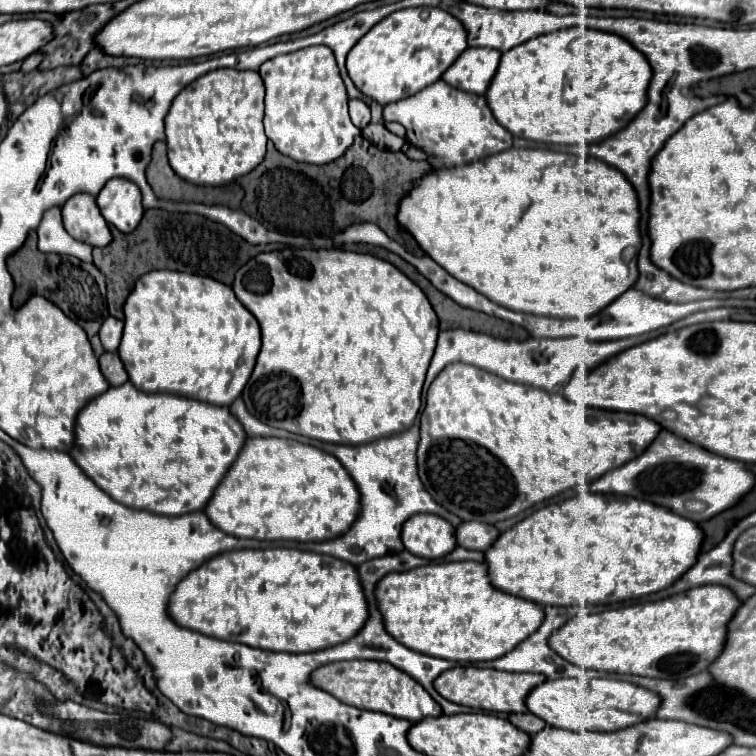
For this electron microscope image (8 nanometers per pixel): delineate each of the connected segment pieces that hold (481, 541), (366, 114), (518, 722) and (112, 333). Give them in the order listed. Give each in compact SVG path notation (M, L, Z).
M462 522L456 528L458 546L468 548L468 550L486 552L498 540L498 536L500 536L500 530L484 522Z
M350 100L348 104L350 104L350 118L354 126L364 128L370 122L370 108L362 100Z
M526 712L526 714L510 714L510 718L508 718L508 720L510 720L516 728L520 728L520 730L528 732L530 736L534 736L536 732L540 732L542 728L546 728L546 726L548 726L542 718L534 716L534 714L530 714L530 712Z
M106 318L102 328L100 328L100 340L106 352L116 352L122 340L122 330L124 330L124 322L118 318Z

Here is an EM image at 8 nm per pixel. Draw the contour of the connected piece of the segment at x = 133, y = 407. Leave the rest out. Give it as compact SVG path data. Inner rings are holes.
M126 382L92 398L76 418L76 444L70 456L116 502L164 516L180 516L204 510L226 470L236 462L248 434L230 414L230 408L214 406L178 394L146 394Z

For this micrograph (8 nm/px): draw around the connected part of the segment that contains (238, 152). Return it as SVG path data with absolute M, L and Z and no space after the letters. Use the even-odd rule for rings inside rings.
M220 68L190 82L176 98L166 116L166 142L172 170L186 182L198 186L226 186L240 176L252 172L266 154L264 118L265 87L258 72Z

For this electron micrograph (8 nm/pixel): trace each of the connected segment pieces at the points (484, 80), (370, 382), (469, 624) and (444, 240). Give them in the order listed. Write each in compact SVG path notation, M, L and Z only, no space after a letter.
M466 48L466 52L444 72L442 80L458 90L484 96L500 64L500 52L492 48Z
M276 250L276 252L264 252L246 262L234 278L232 290L236 298L256 316L260 330L262 330L262 348L256 360L256 368L242 392L242 400L246 402L246 408L252 416L256 416L260 422L282 428L294 434L302 434L308 438L316 438L322 442L332 444L348 444L348 442L372 442L384 436L392 436L396 432L402 432L404 428L410 428L412 422L418 416L420 410L420 396L422 386L426 378L428 364L432 360L436 338L438 338L438 316L432 310L426 294L396 266L392 266L386 260L380 260L372 254L358 254L350 250Z
M484 562L426 564L408 572L392 572L378 584L380 586L376 588L376 598L384 614L386 630L404 646L444 660L486 662L502 658L530 634L534 634L544 620L544 610L540 604L496 590L490 584L488 566Z
M510 148L486 158L486 162L480 160L466 166L436 170L418 180L414 190L408 196L404 196L398 210L398 222L418 240L422 250L446 272L450 272L460 282L476 288L492 302L510 308L514 312L528 312L536 316L554 316L554 318L588 318L604 310L604 306L608 306L608 302L614 302L620 294L624 294L624 290L632 288L638 278L638 252L642 246L642 238L640 238L640 210L636 190L632 190L632 184L624 178L624 174L620 174L620 170L592 156L580 158L570 154L556 154L550 150Z

